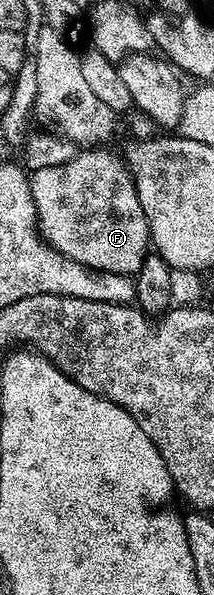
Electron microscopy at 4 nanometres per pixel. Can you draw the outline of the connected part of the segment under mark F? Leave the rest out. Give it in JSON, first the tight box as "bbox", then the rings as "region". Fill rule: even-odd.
{"bbox":[31,150,150,276],"region":[[[80,150],[64,165],[48,166],[31,173],[32,198],[36,207],[36,227],[41,236],[66,258],[93,268],[98,272],[113,272],[132,276],[139,272],[142,262],[149,255],[150,241],[146,214],[138,202],[132,176],[119,159],[106,150]]]}

